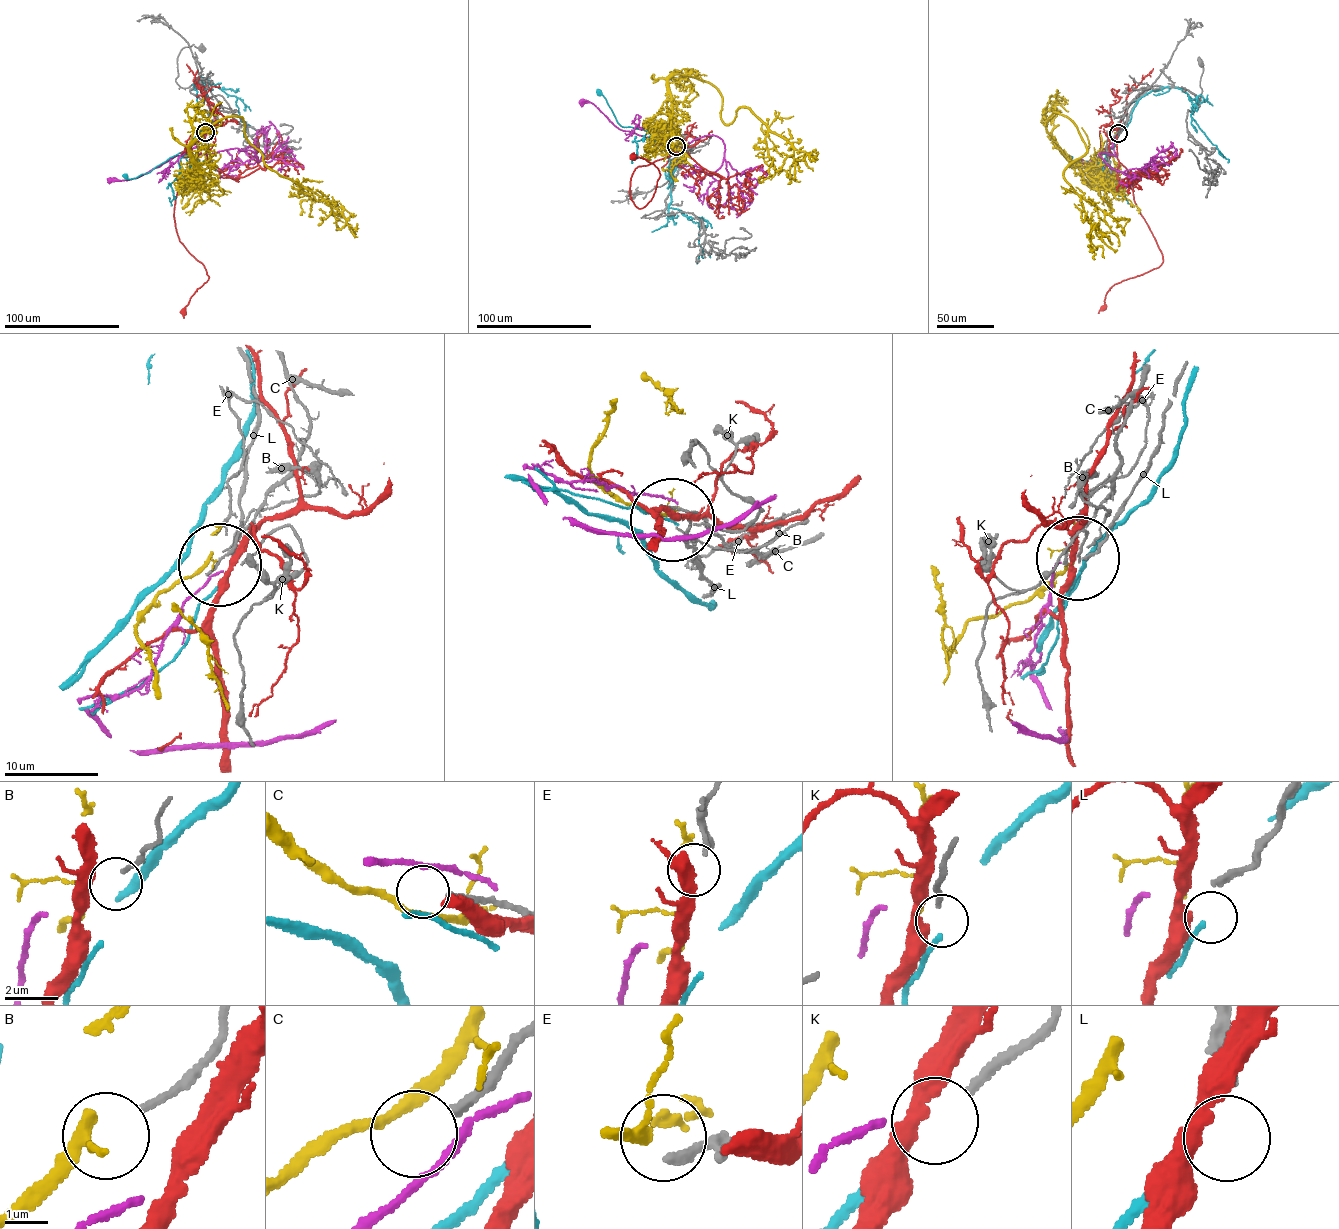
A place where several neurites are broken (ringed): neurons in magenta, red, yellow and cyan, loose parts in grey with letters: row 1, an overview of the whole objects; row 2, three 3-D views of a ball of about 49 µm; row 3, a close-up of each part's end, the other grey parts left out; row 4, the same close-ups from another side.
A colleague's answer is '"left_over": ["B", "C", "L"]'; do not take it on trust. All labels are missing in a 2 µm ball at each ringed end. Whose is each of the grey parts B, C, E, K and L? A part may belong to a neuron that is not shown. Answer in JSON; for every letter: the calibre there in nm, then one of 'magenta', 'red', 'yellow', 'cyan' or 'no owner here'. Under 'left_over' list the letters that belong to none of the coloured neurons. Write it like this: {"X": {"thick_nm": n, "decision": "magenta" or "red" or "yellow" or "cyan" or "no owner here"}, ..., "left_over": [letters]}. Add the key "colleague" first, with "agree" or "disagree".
{"colleague": "agree", "B": {"thick_nm": 150, "decision": "no owner here"}, "C": {"thick_nm": 240, "decision": "no owner here"}, "E": {"thick_nm": 240, "decision": "yellow"}, "K": {"thick_nm": 200, "decision": "cyan"}, "L": {"thick_nm": 240, "decision": "no owner here"}, "left_over": ["B", "C", "L"]}

